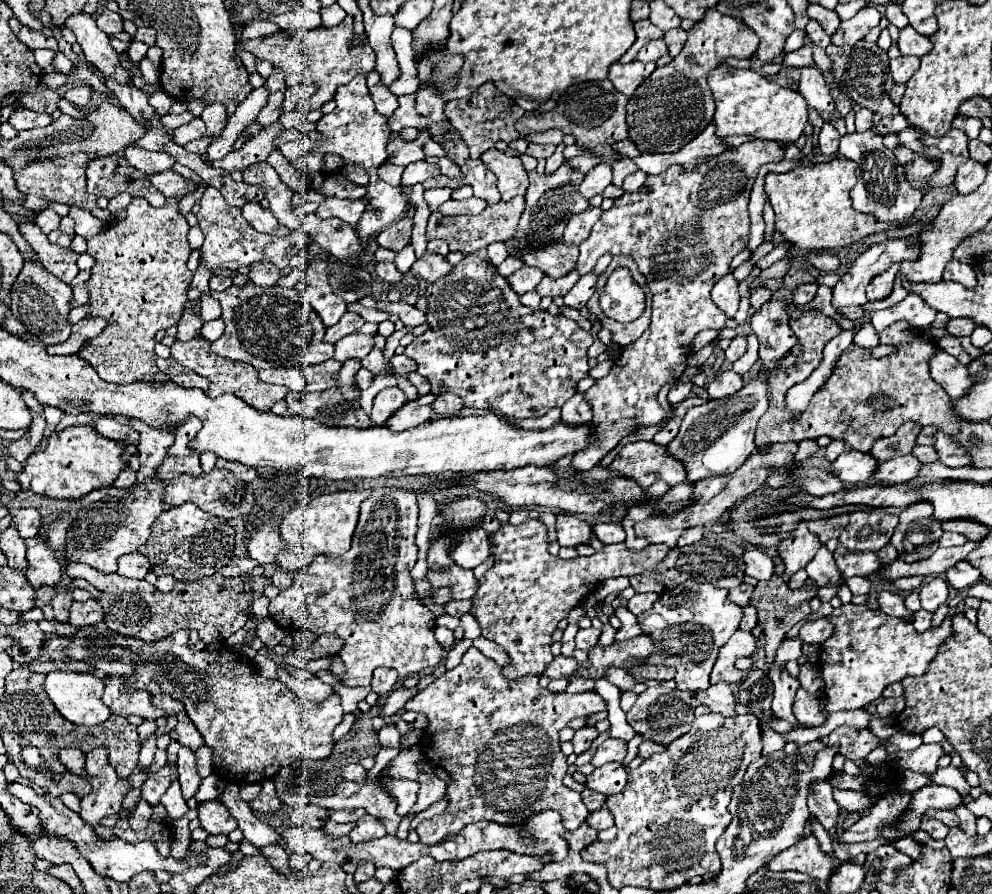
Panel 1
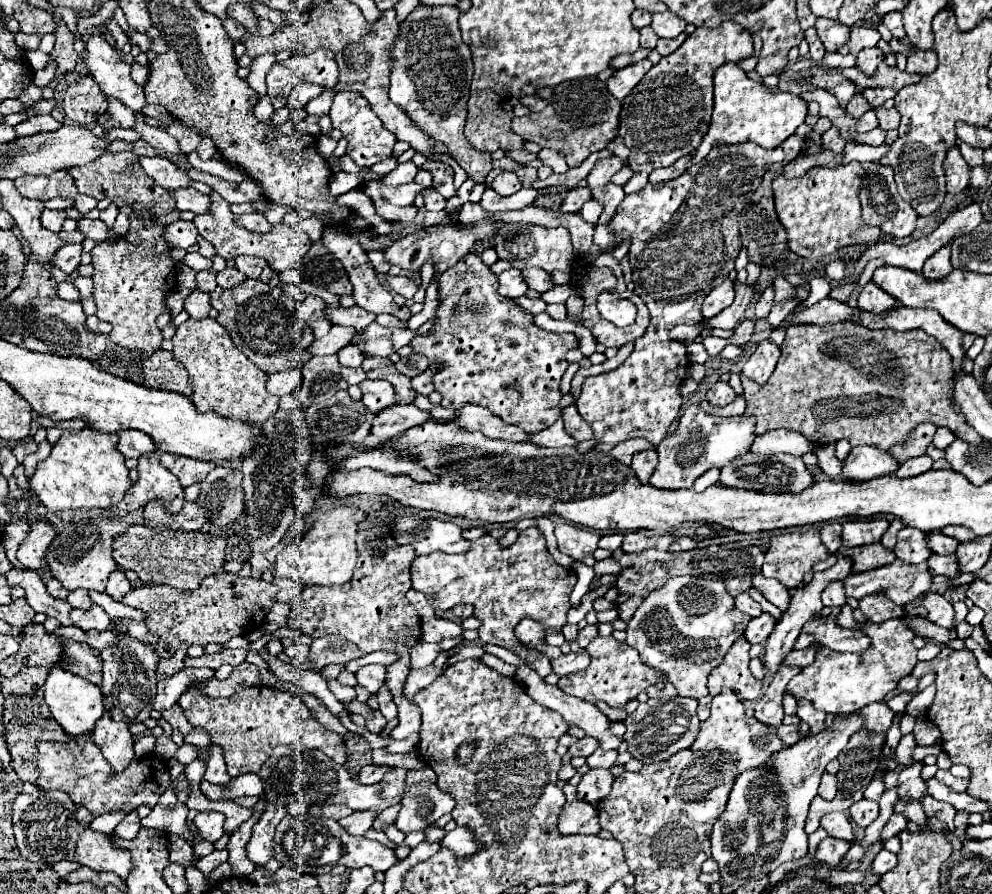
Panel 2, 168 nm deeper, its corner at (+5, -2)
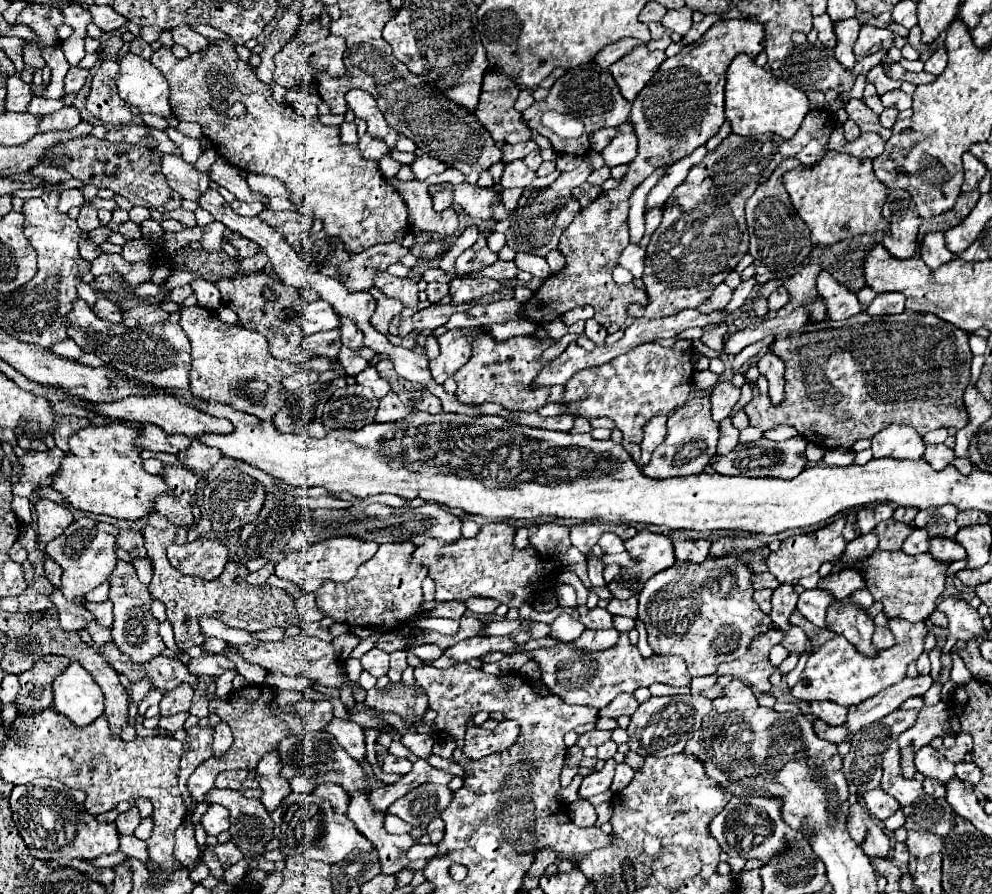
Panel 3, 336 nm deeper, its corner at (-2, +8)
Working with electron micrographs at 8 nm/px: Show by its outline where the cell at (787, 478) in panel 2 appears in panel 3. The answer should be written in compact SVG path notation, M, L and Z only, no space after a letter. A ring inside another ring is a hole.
M797 435L787 441L769 441L761 437L759 441L753 443L739 443L727 457L719 459L713 457L711 465L715 467L717 473L721 475L743 475L743 477L781 477L781 479L793 479L797 477L805 467L807 467L807 457L805 457L805 447L807 439Z

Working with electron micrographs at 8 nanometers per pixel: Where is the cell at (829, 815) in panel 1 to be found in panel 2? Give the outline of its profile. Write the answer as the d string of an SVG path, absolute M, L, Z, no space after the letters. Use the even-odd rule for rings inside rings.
M828 813L828 815L822 817L820 825L828 831L830 837L844 839L844 841L850 841L850 843L856 841L852 823L848 821L848 815L846 815L846 813Z

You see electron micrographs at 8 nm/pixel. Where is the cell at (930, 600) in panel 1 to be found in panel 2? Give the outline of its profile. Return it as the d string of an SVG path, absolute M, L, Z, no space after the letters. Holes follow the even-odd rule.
M926 593L922 599L922 605L928 609L928 619L934 625L952 629L954 627L954 607L950 601L946 601L938 593Z

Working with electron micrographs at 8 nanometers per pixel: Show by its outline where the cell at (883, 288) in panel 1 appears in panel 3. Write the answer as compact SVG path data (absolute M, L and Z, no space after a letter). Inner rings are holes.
M879 293L867 307L869 315L895 315L905 311L905 297L903 293Z

